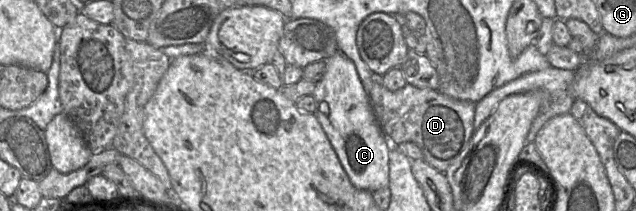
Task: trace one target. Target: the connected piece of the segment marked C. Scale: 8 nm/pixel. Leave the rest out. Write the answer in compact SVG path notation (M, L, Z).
M341 52L325 62L325 74L312 93L316 102L314 115L354 186L371 192L389 186L388 139L376 120L354 63Z

